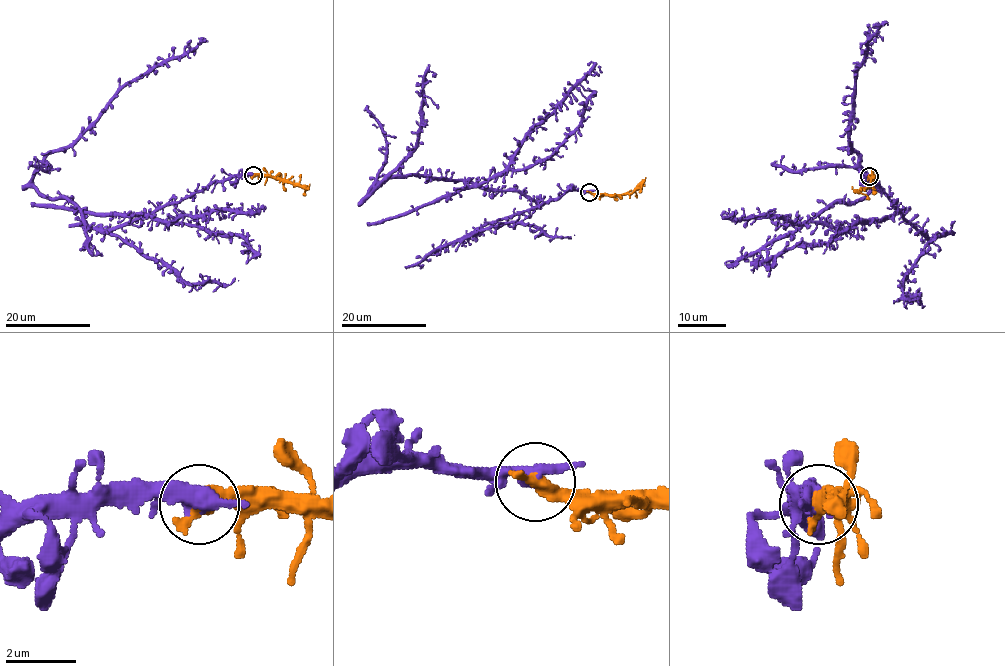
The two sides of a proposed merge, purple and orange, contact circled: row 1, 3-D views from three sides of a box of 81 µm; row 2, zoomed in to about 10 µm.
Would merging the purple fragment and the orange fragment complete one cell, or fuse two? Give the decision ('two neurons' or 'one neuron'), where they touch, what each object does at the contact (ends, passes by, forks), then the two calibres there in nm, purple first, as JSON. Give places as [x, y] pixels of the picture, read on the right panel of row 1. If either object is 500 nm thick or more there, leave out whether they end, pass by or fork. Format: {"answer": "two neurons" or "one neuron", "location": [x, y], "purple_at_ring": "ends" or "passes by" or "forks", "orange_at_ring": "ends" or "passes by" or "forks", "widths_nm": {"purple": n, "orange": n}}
{"answer": "two neurons", "location": [869, 176], "widths_nm": {"purple": 440, "orange": 500}}

